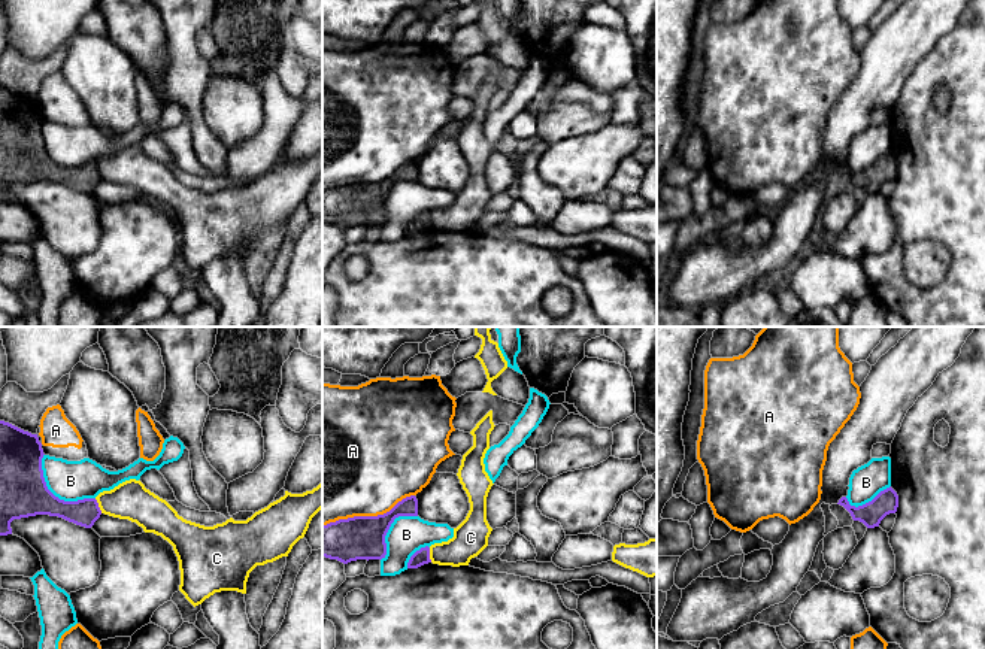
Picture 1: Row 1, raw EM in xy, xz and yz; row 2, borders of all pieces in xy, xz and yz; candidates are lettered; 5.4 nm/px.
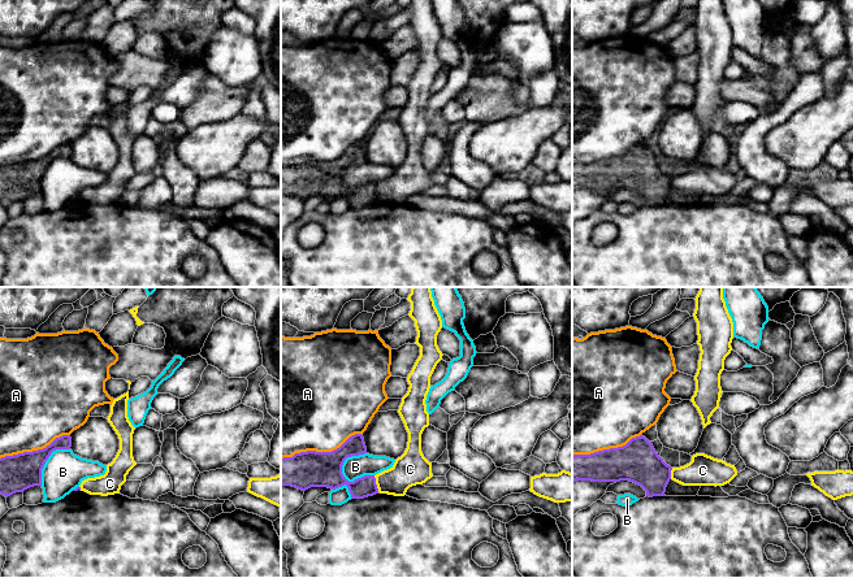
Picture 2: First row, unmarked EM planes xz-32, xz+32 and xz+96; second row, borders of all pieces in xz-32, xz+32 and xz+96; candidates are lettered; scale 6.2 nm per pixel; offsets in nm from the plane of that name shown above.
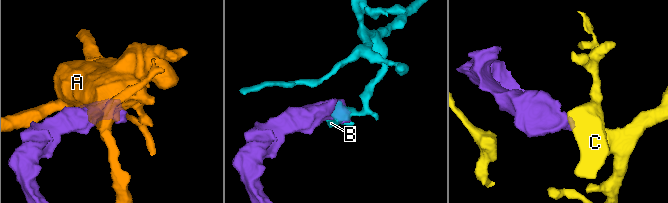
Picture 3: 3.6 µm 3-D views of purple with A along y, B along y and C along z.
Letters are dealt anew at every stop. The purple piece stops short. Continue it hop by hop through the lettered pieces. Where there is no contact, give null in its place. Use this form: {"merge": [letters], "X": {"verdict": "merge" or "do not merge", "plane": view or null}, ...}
{"merge": [], "A": {"verdict": "do not merge", "plane": "xz"}, "B": {"verdict": "do not merge", "plane": "xy"}, "C": {"verdict": "do not merge", "plane": "xy"}}

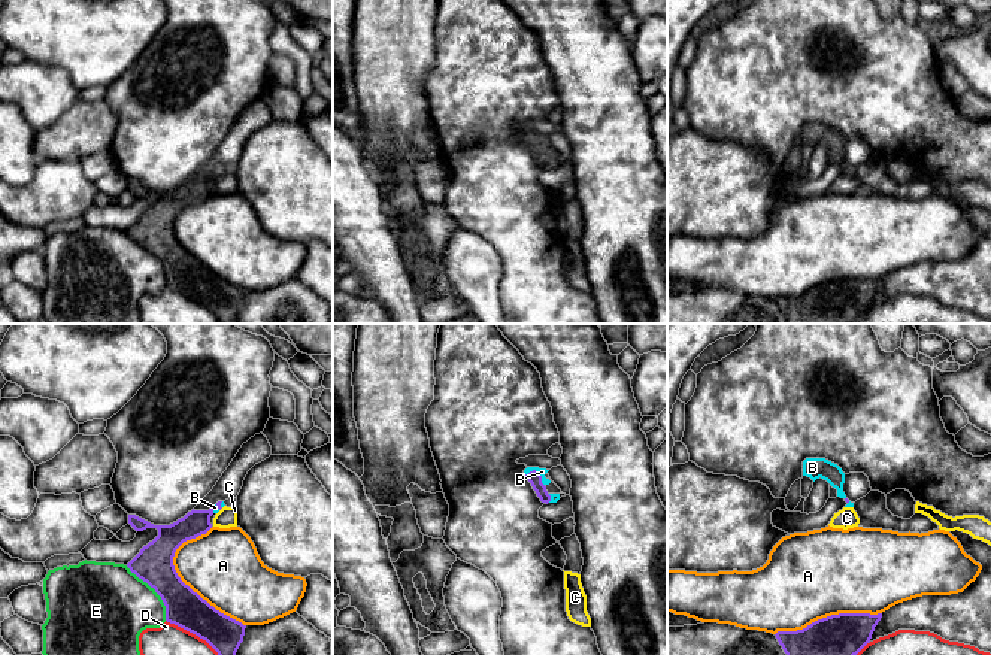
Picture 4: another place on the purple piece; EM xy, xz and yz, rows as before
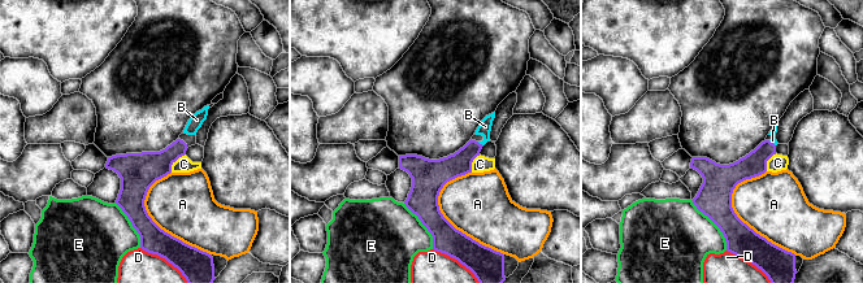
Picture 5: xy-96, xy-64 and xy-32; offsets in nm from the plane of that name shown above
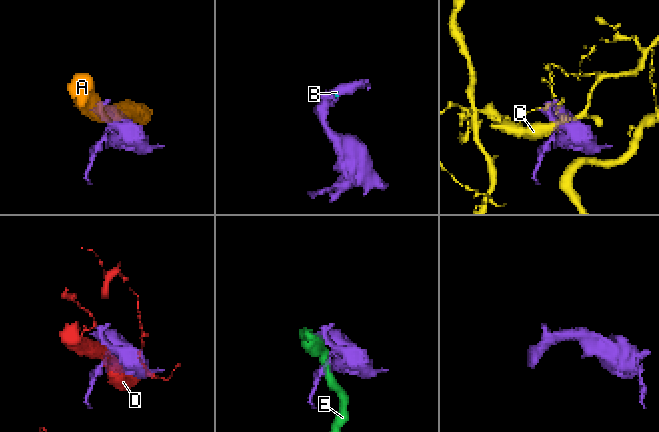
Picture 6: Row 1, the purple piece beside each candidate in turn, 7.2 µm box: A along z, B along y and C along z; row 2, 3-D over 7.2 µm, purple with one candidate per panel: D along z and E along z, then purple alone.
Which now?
{"merge": ["B"], "A": {"verdict": "do not merge", "plane": "xy"}, "B": {"verdict": "merge", "plane": "xz"}, "C": {"verdict": "do not merge", "plane": null}, "D": {"verdict": "do not merge", "plane": "xy"}, "E": {"verdict": "do not merge", "plane": "xy"}}

